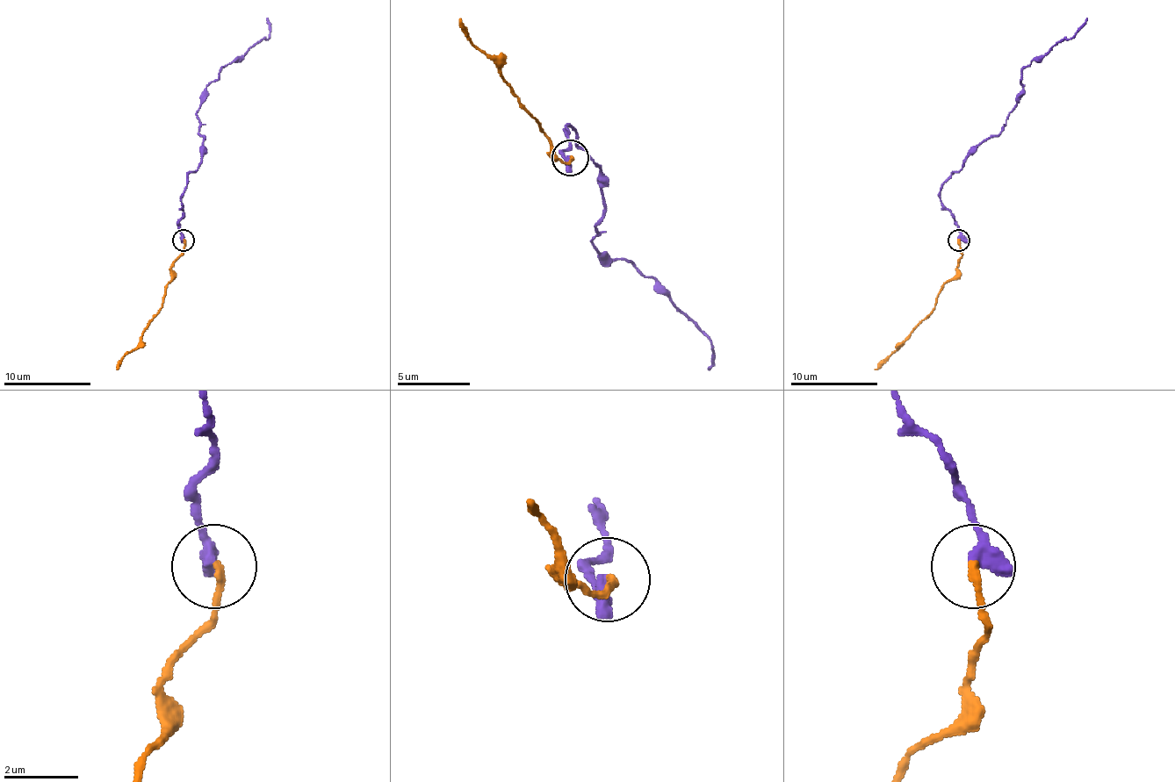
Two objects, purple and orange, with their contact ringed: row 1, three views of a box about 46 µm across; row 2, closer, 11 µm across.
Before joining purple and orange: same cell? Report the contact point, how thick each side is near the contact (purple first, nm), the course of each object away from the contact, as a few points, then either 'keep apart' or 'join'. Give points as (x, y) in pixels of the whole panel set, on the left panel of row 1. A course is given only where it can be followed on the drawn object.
at (183, 240); 440 nm thick on the purple side, 200 nm on the other; purple runs (183, 240), (181, 199), (202, 144), (200, 96), (270, 35), (266, 17); orange runs (183, 240), (183, 254), (174, 262), (161, 308), (143, 330), (139, 343), (124, 356), (117, 369); keep apart

